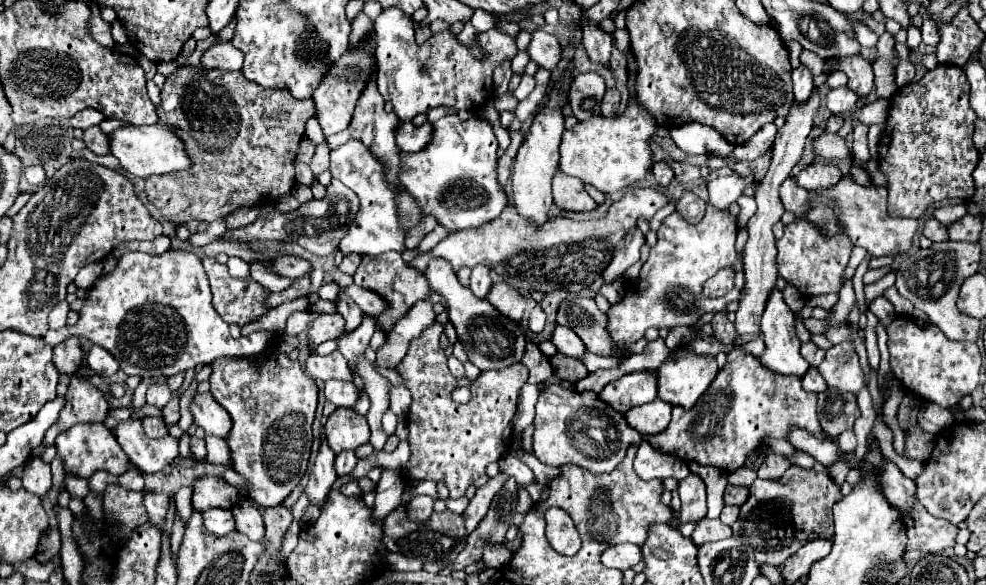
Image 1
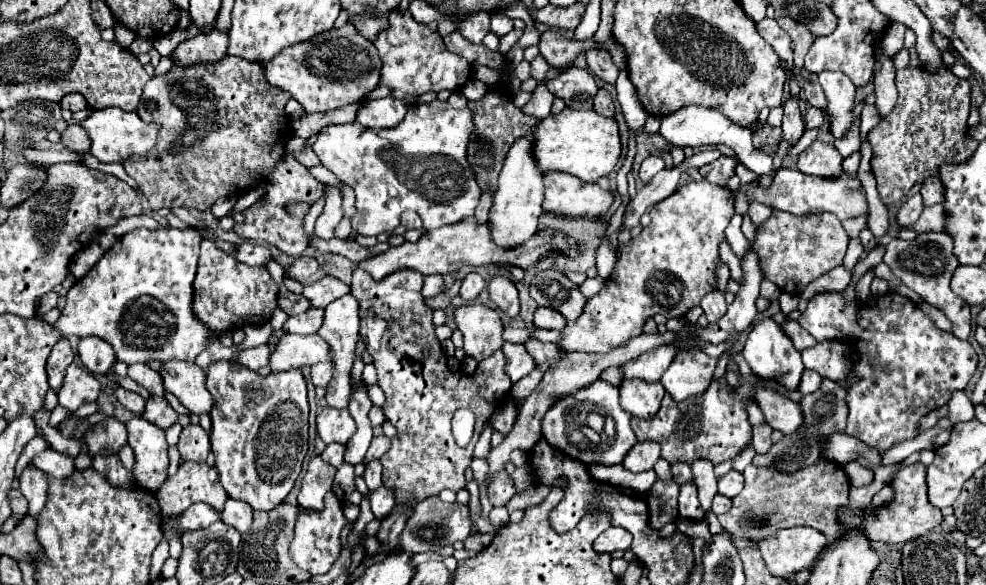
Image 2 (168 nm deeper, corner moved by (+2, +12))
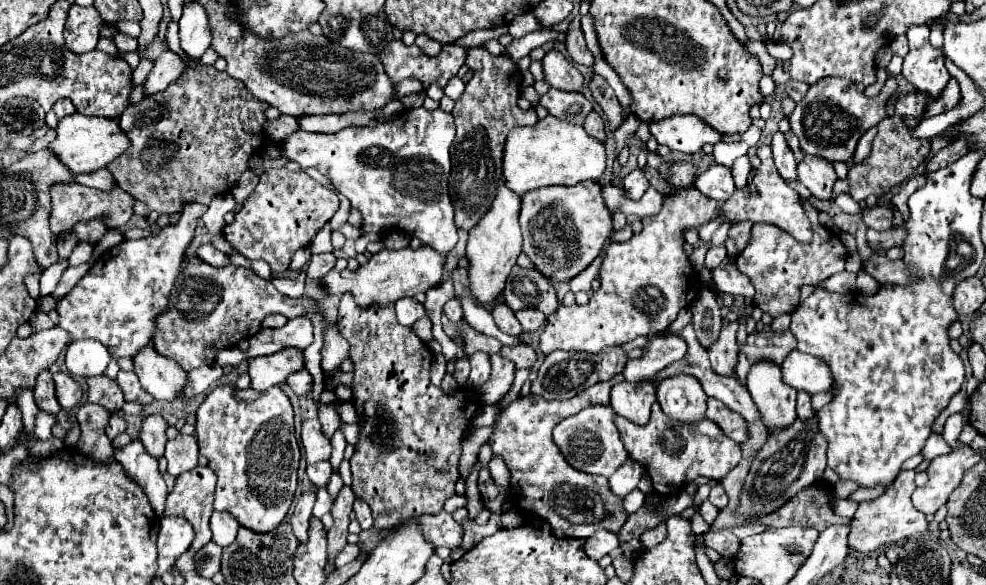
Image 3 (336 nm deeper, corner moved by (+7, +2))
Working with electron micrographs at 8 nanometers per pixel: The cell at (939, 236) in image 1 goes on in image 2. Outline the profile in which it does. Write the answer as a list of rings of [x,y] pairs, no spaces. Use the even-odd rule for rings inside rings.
[[[913,194],[913,196],[909,196],[907,202],[903,202],[903,204],[899,206],[899,210],[897,210],[897,214],[895,214],[895,220],[897,220],[899,226],[905,228],[905,226],[913,224],[913,222],[919,218],[921,210],[923,210],[921,196],[919,196],[919,194]]]

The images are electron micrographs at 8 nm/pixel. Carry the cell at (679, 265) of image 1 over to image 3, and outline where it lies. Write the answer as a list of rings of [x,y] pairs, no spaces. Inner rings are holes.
[[[694,186],[682,190],[680,194],[666,196],[658,214],[642,218],[644,230],[640,234],[634,234],[628,242],[612,242],[606,248],[606,256],[600,268],[602,286],[590,296],[590,302],[586,306],[560,306],[554,316],[548,316],[548,324],[540,334],[540,350],[544,354],[550,354],[554,350],[596,354],[604,350],[604,346],[618,346],[634,340],[636,336],[648,336],[668,328],[678,312],[684,306],[692,304],[698,294],[698,282],[694,278],[692,264],[684,252],[684,232],[688,228],[700,228],[702,224],[708,224],[714,218],[716,210],[718,202],[706,198]]]

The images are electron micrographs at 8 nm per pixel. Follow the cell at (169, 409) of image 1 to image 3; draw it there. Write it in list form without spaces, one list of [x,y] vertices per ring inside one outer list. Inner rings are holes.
[[[158,414],[144,416],[140,428],[140,440],[148,450],[148,454],[152,454],[154,458],[160,458],[164,454],[164,446],[168,442],[166,430],[168,430],[168,422],[162,416]]]

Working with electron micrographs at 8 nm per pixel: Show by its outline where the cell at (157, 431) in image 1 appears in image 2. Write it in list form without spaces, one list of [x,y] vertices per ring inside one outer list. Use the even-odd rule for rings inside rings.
[[[117,388],[115,396],[117,396],[117,402],[123,404],[133,414],[141,414],[141,410],[145,408],[145,400],[139,394],[135,394],[135,392],[129,392],[125,388]]]

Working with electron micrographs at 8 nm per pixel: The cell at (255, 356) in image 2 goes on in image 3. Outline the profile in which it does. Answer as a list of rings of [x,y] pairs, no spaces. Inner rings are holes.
[[[214,362],[214,366],[206,366],[206,364],[204,364],[204,366],[188,372],[188,376],[190,376],[190,378],[188,378],[188,388],[184,390],[184,396],[186,396],[186,398],[192,398],[192,396],[208,390],[208,386],[216,384],[218,380],[222,380],[224,370],[222,370],[222,366],[218,366],[218,364]]]

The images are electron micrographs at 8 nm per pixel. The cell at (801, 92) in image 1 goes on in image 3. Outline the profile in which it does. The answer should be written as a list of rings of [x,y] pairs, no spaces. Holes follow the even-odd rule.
[[[776,132],[772,140],[772,156],[774,164],[784,180],[796,180],[796,160],[792,150],[788,148],[788,142],[784,140],[784,132]]]

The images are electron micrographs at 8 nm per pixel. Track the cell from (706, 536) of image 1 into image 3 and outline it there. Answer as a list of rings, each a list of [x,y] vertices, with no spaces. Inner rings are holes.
[[[660,524],[660,526],[656,526],[656,528],[648,530],[648,532],[644,532],[644,534],[640,536],[640,540],[642,540],[642,544],[644,544],[646,548],[652,548],[652,546],[660,544],[660,542],[662,542],[666,536],[668,536],[666,526],[664,526],[664,524]]]

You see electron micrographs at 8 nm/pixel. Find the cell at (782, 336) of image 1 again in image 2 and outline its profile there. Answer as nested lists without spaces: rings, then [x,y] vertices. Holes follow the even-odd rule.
[[[763,318],[761,324],[757,324],[751,330],[741,354],[747,360],[747,364],[751,366],[755,376],[765,378],[765,380],[773,380],[775,384],[781,384],[785,390],[797,390],[801,374],[803,374],[801,354],[793,348],[789,338],[785,338],[785,334],[781,334],[781,326],[777,322],[773,322],[771,318]]]

